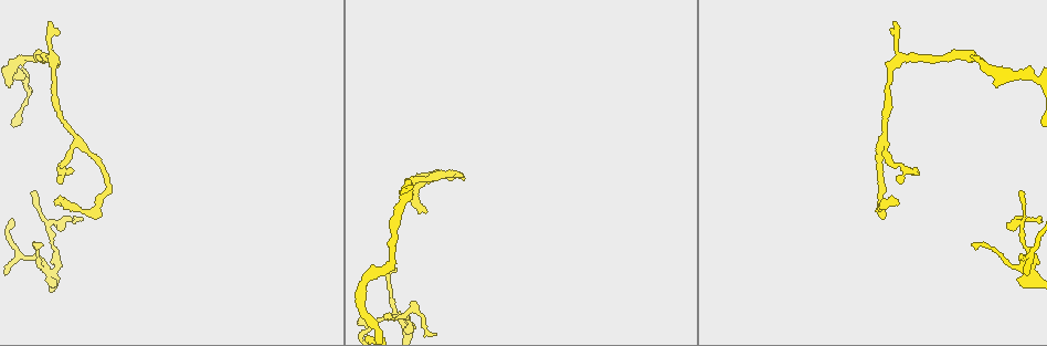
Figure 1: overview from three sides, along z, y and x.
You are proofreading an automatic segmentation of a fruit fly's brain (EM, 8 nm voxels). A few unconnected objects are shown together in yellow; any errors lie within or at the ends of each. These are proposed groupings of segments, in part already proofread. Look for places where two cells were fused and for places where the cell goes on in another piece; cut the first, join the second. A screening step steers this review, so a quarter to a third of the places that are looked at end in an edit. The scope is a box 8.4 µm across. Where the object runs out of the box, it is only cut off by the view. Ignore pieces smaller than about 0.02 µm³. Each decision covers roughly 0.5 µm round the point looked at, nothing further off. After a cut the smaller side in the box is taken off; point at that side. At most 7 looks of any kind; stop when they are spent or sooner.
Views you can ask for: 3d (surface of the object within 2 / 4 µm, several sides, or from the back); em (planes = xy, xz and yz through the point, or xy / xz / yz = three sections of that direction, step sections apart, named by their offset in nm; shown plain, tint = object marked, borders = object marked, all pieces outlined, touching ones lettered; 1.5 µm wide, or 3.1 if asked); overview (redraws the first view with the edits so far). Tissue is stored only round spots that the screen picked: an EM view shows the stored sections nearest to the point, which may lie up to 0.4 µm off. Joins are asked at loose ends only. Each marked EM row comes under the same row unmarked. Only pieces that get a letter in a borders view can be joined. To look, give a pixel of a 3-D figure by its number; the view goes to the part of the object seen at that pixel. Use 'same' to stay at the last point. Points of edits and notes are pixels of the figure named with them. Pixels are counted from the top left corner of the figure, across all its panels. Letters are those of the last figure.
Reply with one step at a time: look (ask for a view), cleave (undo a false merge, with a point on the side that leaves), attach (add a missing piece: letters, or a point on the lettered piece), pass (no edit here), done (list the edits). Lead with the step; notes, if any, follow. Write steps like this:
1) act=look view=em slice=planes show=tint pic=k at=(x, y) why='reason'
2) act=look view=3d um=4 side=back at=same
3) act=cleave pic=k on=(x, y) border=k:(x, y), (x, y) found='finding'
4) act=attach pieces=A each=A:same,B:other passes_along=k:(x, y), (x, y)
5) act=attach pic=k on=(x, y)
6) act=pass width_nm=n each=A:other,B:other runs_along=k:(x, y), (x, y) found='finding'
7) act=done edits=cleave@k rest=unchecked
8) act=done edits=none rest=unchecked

act=look view=3d um=2 pic=1 at=(77, 142) why='arms part here'

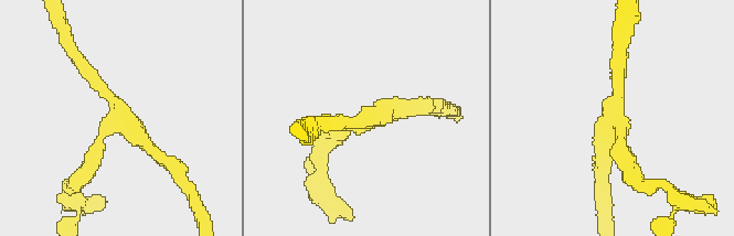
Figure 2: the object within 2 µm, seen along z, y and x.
act=look view=em slice=xz step=8 show=tint pic=2 at=(613, 114)

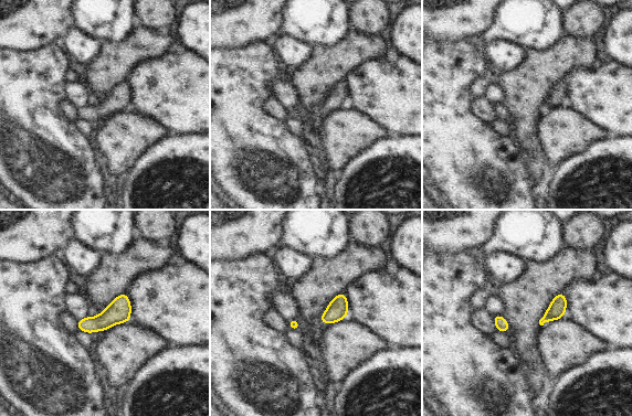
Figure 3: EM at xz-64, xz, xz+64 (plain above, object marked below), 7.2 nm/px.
act=look view=em slice=xy step=8 show=borders at=same why='cut it another way'

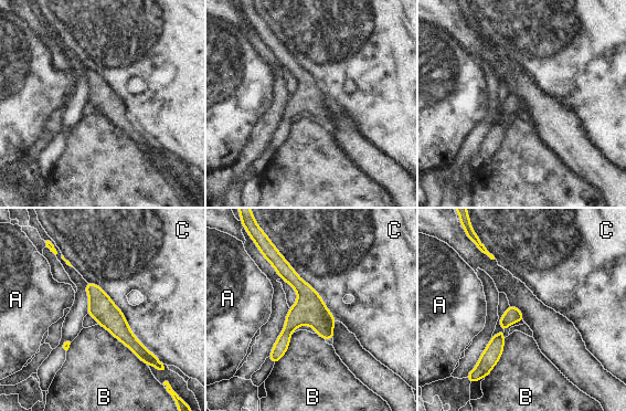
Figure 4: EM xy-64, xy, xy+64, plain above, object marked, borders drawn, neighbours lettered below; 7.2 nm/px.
act=pass longest_contact=C:750nm each=A:other,B:other,C:other border=4:(86, 281), (109, 297), (155, 356) found='one cell here'

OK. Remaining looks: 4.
act=look view=em slice=xy step=8 show=borders pic=1 at=(395, 268) why='tapers out'

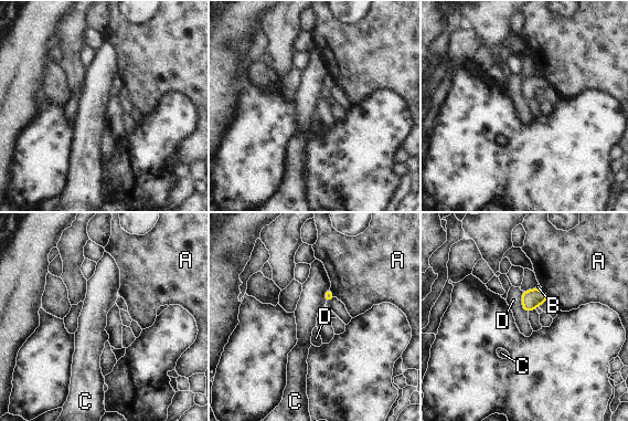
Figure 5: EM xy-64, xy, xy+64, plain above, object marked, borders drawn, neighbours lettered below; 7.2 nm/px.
act=look view=em slice=planes show=borders at=same why='another direction'

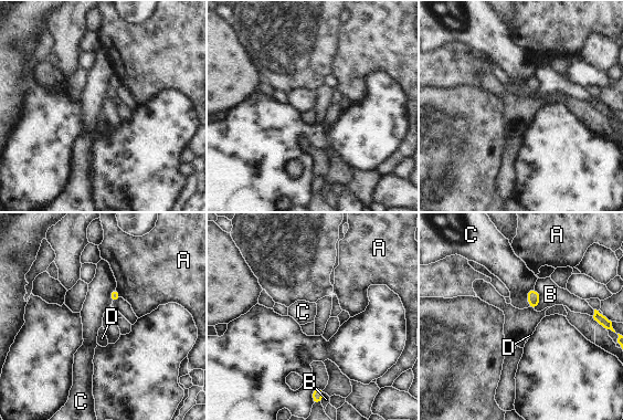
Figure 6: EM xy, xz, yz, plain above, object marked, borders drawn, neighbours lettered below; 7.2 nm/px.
act=pass width_nm=70 each=A:other,B:other,C:other,D:other border=6:(116, 287), (122, 296) found='none of them fits'

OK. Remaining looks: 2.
act=done edits=none rest=unchecked

